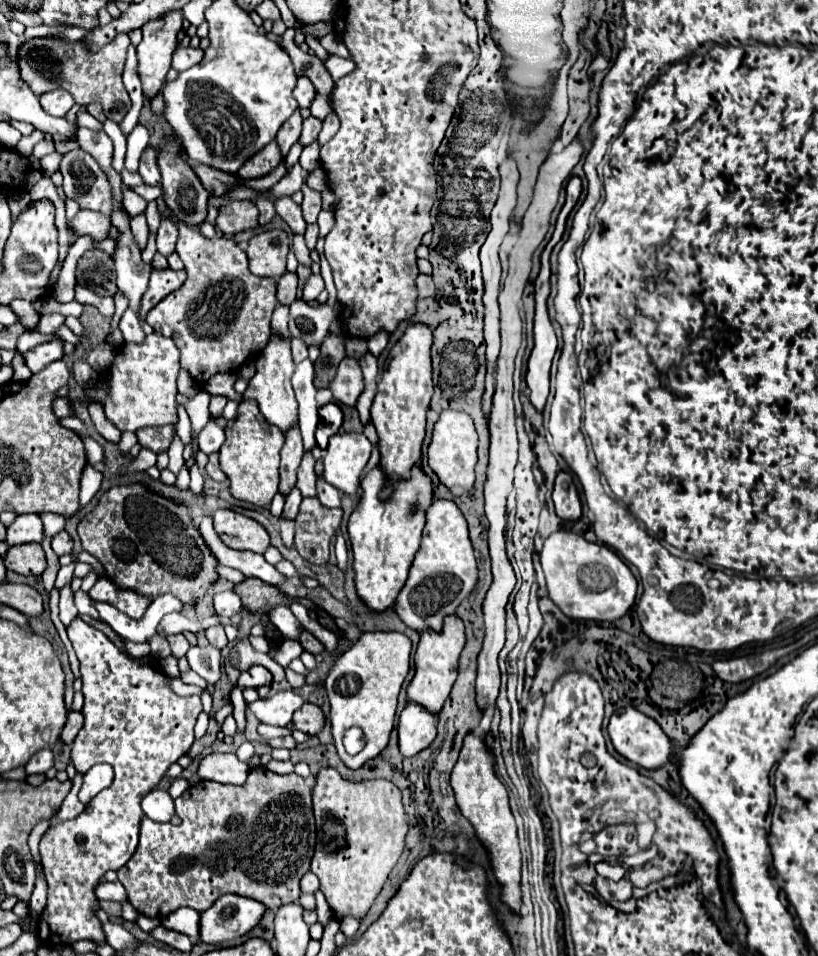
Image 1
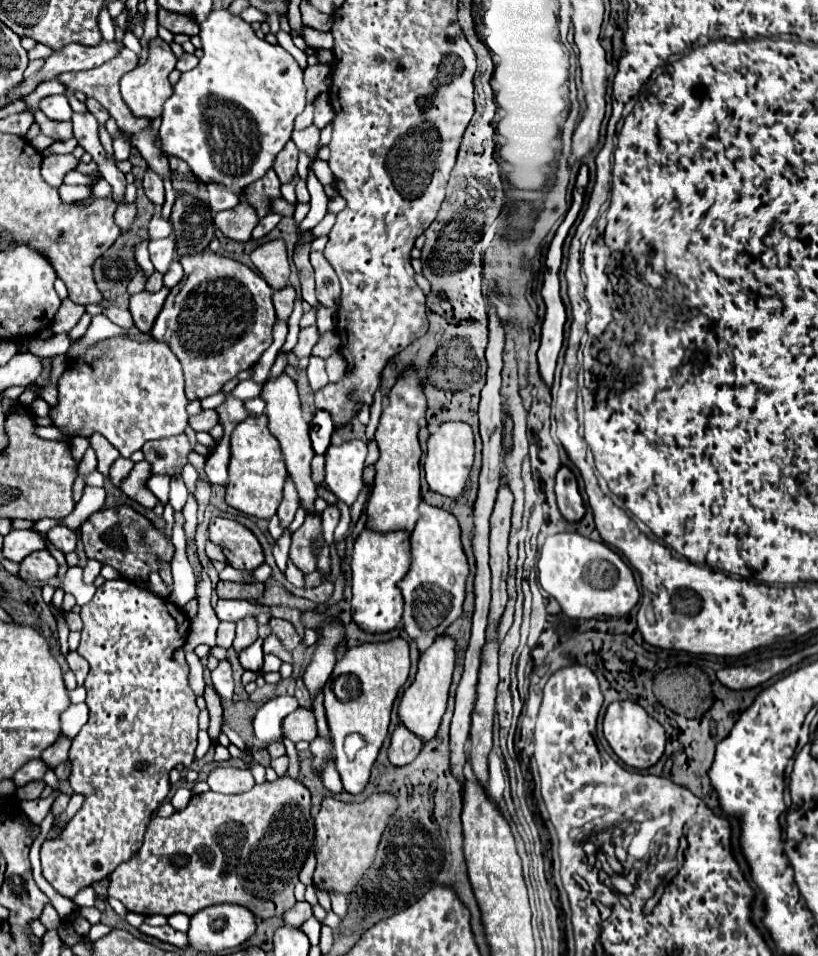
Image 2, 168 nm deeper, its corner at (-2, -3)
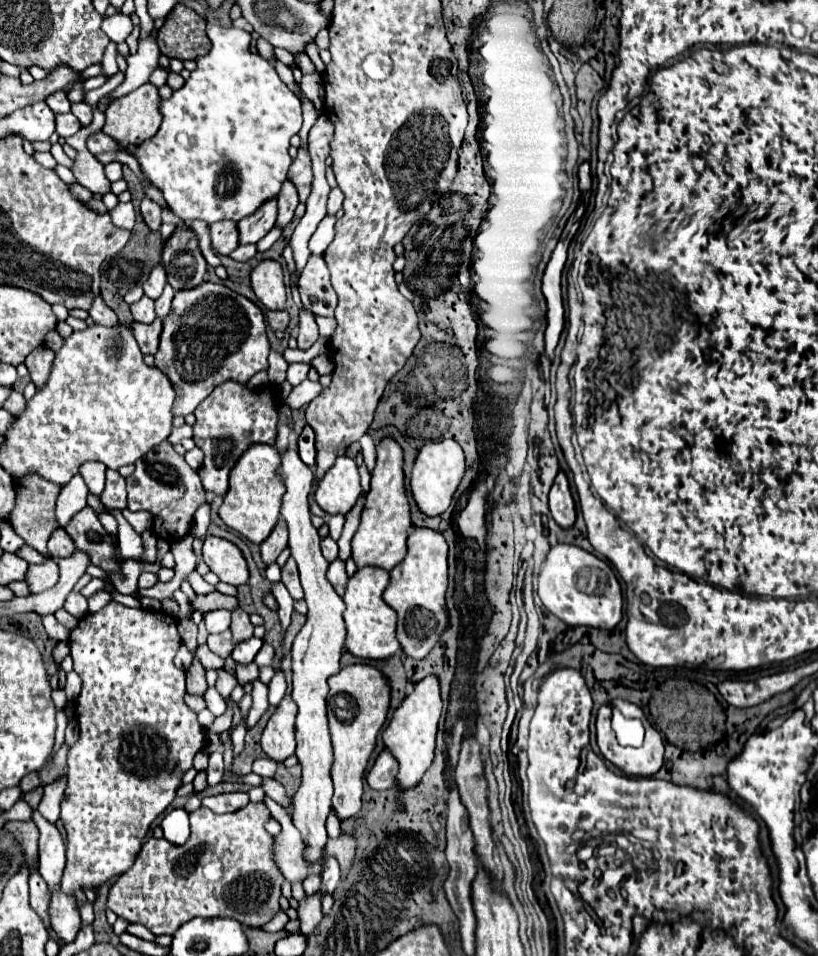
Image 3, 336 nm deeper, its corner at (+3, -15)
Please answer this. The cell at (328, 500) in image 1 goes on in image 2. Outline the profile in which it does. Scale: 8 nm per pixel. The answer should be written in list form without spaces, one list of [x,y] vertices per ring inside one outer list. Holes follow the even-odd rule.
[[[328,505],[322,513],[322,519],[324,519],[324,539],[328,545],[332,545],[332,533],[334,533],[338,519],[340,519],[340,509],[336,505]]]

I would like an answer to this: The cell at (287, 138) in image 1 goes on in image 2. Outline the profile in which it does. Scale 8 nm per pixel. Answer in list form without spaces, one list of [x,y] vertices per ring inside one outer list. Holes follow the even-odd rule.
[[[290,139],[284,145],[284,149],[276,155],[276,161],[274,161],[274,171],[278,173],[282,183],[288,183],[296,175],[296,163],[298,163],[298,149]]]

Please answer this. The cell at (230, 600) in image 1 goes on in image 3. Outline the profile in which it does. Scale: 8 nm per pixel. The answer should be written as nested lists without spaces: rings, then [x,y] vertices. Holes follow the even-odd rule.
[[[225,609],[209,611],[209,613],[205,613],[203,619],[205,619],[205,627],[209,633],[223,633],[231,625],[231,613]]]

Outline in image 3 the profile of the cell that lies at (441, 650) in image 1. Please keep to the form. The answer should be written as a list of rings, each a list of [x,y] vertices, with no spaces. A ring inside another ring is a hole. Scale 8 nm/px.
[[[435,675],[425,677],[419,681],[411,695],[405,697],[405,701],[395,709],[387,729],[383,731],[383,743],[385,749],[395,757],[399,763],[397,771],[397,787],[401,791],[407,791],[415,787],[423,773],[433,763],[433,749],[435,749],[435,735],[437,735],[437,723],[441,717],[441,695],[439,695],[439,681]]]

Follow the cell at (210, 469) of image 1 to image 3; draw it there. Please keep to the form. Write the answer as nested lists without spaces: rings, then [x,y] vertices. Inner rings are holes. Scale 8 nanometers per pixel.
[[[227,381],[215,387],[215,391],[195,409],[195,425],[193,425],[193,441],[205,453],[203,465],[199,467],[199,477],[203,487],[209,493],[225,495],[229,485],[229,471],[237,463],[237,459],[247,451],[249,445],[265,443],[275,445],[277,439],[277,423],[279,423],[279,403],[277,403],[277,385],[263,385],[257,389],[249,389],[245,383]]]

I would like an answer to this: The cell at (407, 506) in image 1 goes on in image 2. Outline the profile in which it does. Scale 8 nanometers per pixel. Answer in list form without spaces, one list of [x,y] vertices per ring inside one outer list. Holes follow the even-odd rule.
[[[364,527],[352,551],[352,617],[360,629],[368,633],[386,633],[400,625],[402,619],[402,591],[398,583],[408,573],[412,563],[410,531],[378,533]]]

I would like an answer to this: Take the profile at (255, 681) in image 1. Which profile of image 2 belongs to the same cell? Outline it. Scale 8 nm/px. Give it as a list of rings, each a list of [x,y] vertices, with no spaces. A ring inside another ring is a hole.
[[[258,639],[252,647],[246,647],[240,653],[240,665],[244,667],[244,671],[254,671],[254,673],[262,669],[262,639]]]

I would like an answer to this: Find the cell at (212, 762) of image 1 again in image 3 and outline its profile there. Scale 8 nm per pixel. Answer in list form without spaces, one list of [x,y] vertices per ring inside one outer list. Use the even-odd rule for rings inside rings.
[[[223,793],[203,799],[203,807],[211,809],[213,813],[235,813],[243,809],[247,803],[249,803],[247,793]]]

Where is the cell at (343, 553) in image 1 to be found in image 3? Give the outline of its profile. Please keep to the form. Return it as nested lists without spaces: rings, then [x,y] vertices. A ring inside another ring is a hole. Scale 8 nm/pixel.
[[[331,515],[327,519],[327,527],[329,527],[329,535],[337,541],[339,535],[341,535],[341,529],[343,529],[343,523],[345,523],[345,515]]]

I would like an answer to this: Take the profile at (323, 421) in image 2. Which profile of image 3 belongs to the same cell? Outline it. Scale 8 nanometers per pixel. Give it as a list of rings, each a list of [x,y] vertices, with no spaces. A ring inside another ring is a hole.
[[[305,427],[303,433],[299,435],[297,451],[299,451],[299,459],[303,459],[305,465],[309,465],[309,467],[315,465],[315,435],[313,435],[311,427]]]

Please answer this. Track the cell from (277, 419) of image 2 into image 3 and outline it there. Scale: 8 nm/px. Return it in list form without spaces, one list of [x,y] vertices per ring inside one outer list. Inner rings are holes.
[[[287,451],[281,455],[281,469],[279,473],[285,477],[287,493],[283,497],[283,509],[281,515],[289,527],[289,549],[291,557],[297,561],[301,585],[305,591],[305,603],[309,607],[307,621],[299,635],[295,637],[291,655],[293,655],[293,699],[299,705],[297,721],[295,721],[295,735],[297,735],[297,757],[303,765],[303,777],[301,787],[297,789],[293,797],[293,825],[299,829],[301,839],[305,843],[305,861],[307,863],[323,863],[325,859],[325,845],[327,845],[327,831],[325,831],[325,819],[331,811],[331,797],[333,797],[333,783],[329,777],[331,769],[331,737],[327,727],[327,695],[329,685],[327,679],[335,673],[339,673],[339,657],[345,641],[345,623],[343,623],[343,611],[345,603],[335,593],[331,583],[327,581],[325,573],[329,563],[321,555],[321,537],[317,535],[317,529],[311,525],[311,513],[309,513],[309,493],[313,483],[313,471],[299,459],[297,451]]]

